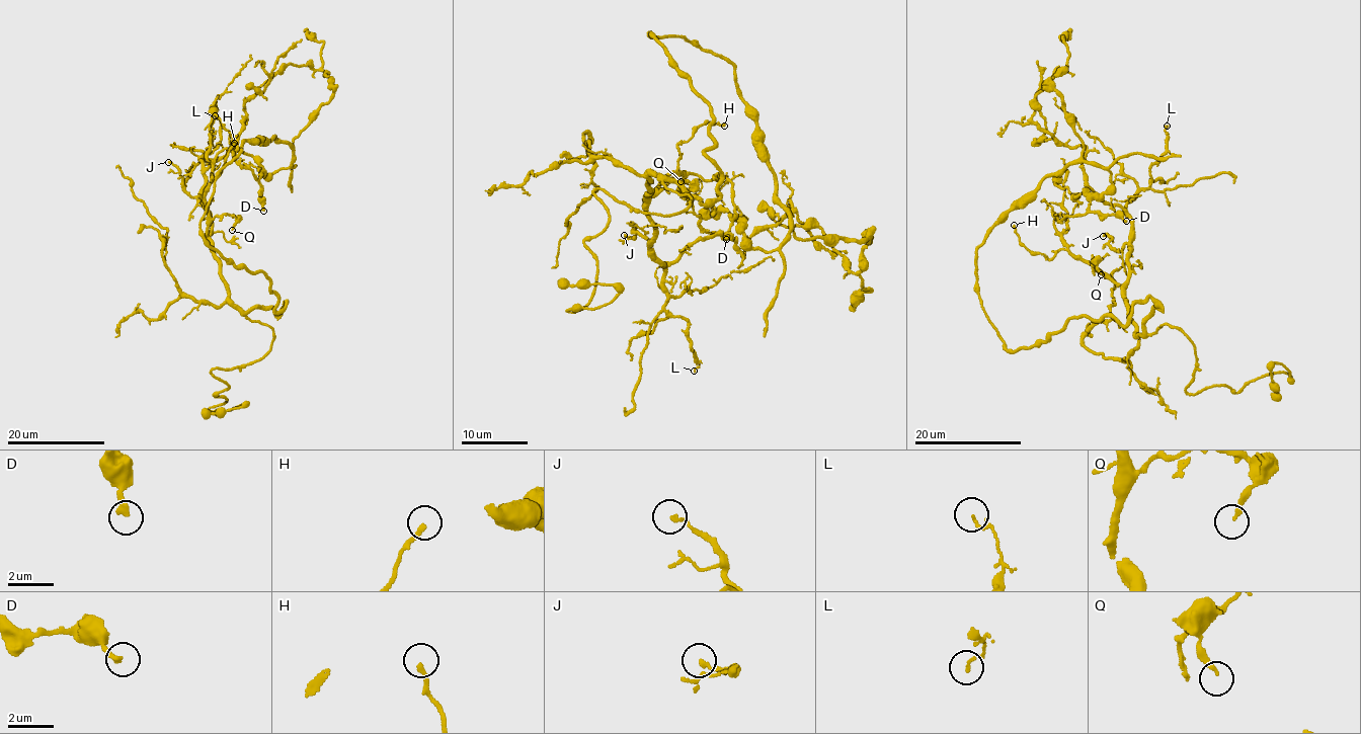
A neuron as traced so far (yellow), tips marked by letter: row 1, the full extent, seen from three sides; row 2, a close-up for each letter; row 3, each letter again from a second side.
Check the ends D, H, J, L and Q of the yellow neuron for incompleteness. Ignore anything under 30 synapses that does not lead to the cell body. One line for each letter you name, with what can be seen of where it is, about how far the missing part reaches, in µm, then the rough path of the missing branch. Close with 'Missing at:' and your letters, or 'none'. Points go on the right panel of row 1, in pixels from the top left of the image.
Missing at: none

